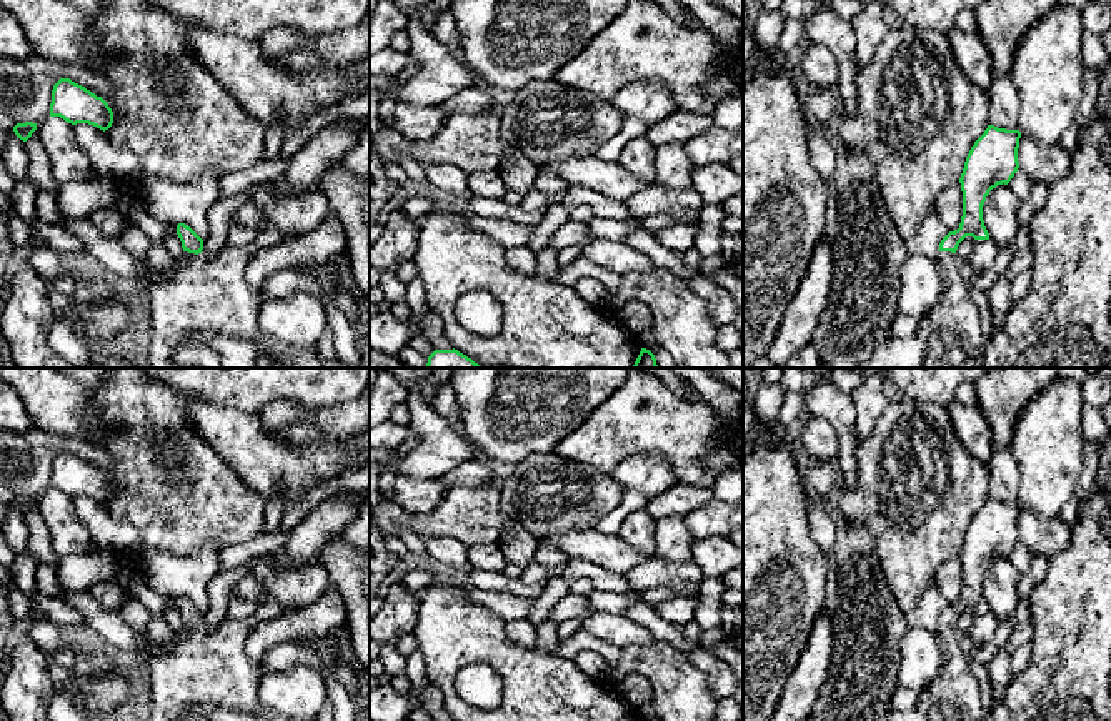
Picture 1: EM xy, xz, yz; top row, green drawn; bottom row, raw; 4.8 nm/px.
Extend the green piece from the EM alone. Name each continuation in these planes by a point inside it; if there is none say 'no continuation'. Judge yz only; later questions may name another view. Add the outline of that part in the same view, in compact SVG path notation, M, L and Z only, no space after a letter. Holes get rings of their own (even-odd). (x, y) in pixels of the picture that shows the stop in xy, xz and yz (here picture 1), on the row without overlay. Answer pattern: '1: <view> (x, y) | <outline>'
1: yz (955, 695) | M938 624L936 638L944 656L938 678L918 693L911 709L889 709L879 721L984 721L981 684L956 641L954 626Z

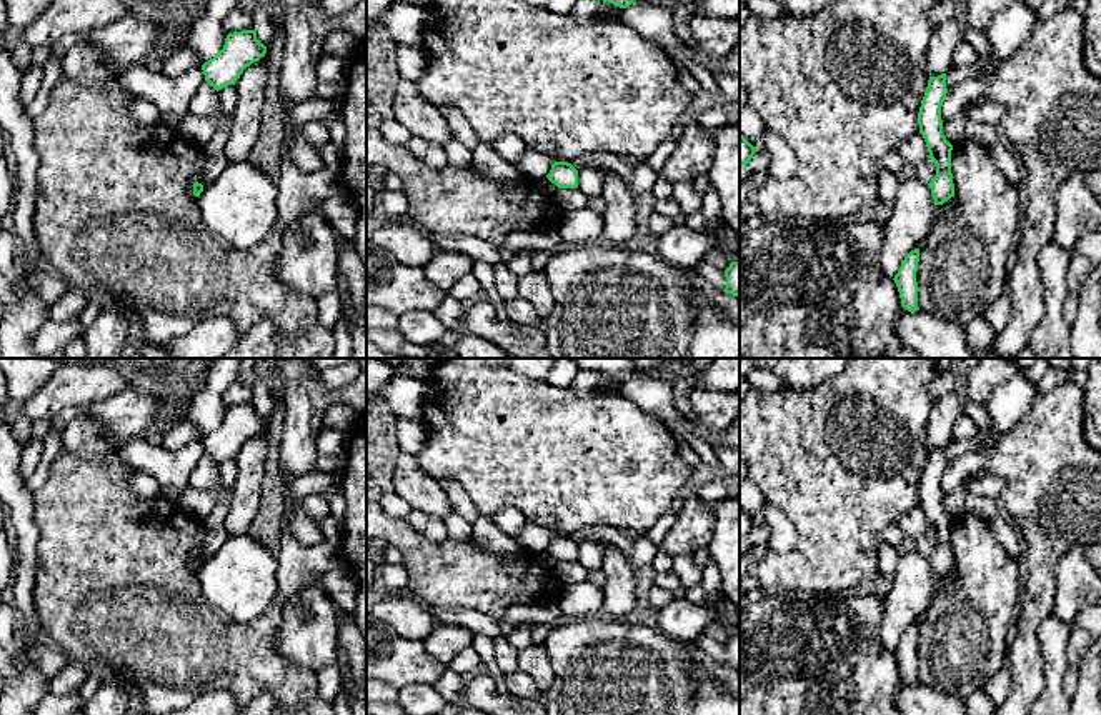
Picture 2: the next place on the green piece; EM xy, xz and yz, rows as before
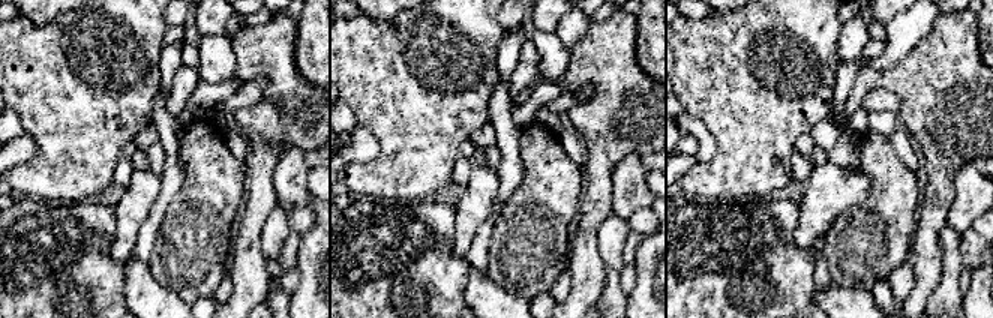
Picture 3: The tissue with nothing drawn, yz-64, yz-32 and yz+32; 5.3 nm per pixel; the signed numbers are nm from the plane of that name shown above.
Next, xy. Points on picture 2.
no continuation

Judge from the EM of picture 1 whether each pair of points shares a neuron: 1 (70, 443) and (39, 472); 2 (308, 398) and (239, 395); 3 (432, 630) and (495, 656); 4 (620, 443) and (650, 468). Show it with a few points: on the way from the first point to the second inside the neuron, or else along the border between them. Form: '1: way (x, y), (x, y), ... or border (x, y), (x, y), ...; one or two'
1: way (60, 443), (39, 462); one
2: way (292, 390), (255, 390); one
3: way (447, 630), (472, 633), (480, 641); one
4: border (672, 463), (658, 453), (637, 453), (612, 473); two

